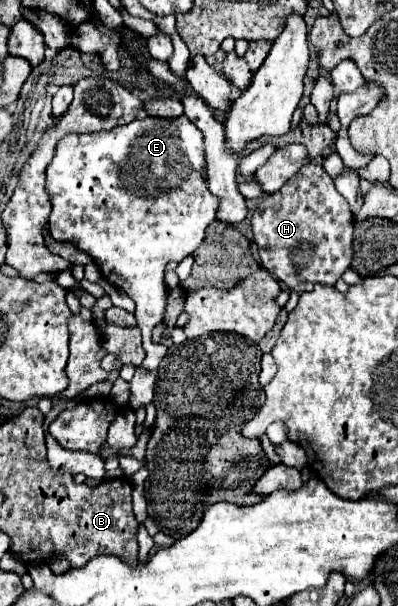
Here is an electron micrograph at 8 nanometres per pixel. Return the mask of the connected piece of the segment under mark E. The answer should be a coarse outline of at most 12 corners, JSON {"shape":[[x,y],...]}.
{"shape":[[184,114],[70,134],[50,236],[90,254],[152,342],[164,268],[220,198]]}

